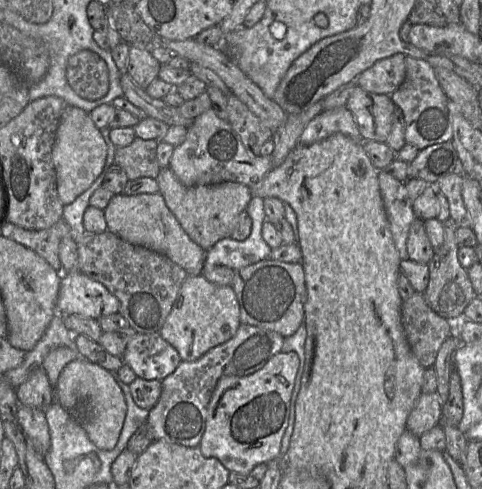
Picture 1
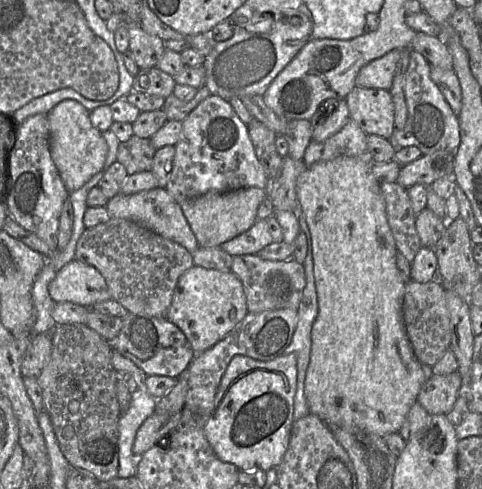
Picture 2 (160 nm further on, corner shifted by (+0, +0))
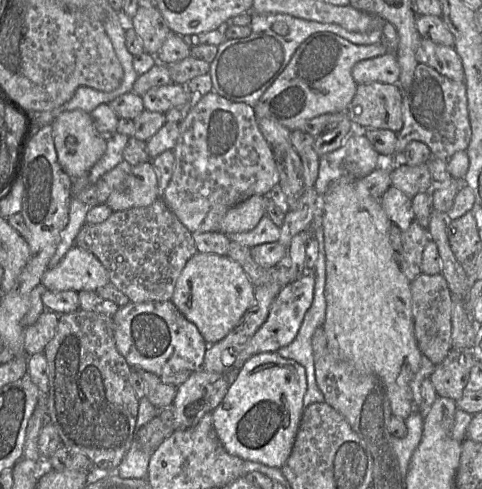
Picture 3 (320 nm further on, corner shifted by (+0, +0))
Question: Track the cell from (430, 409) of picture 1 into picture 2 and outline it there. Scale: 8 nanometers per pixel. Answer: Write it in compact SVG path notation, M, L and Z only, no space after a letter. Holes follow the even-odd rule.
M458 371L433 375L420 389L417 401L429 415L447 415L459 396L462 380Z

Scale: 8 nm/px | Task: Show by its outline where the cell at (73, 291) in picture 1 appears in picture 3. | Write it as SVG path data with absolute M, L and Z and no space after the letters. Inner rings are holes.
M73 245L61 261L42 276L42 284L53 292L96 291L108 283L108 273L98 258L77 245Z

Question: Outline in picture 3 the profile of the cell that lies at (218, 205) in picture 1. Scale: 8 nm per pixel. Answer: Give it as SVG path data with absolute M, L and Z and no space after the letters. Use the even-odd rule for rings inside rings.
M253 195L231 207L223 217L220 232L229 235L252 230L265 215L264 195Z

